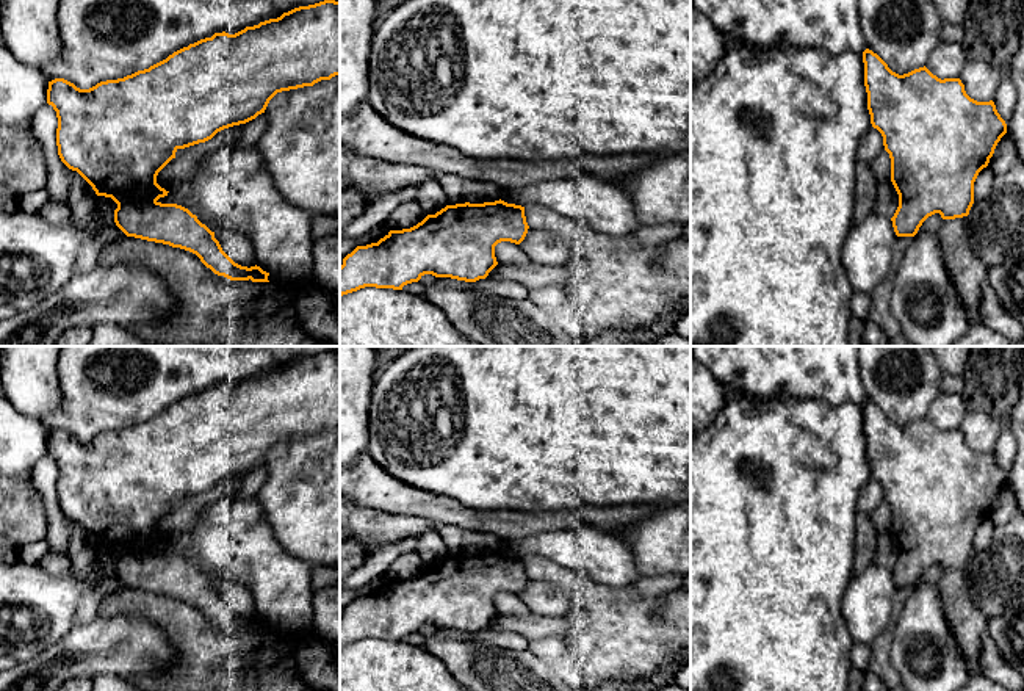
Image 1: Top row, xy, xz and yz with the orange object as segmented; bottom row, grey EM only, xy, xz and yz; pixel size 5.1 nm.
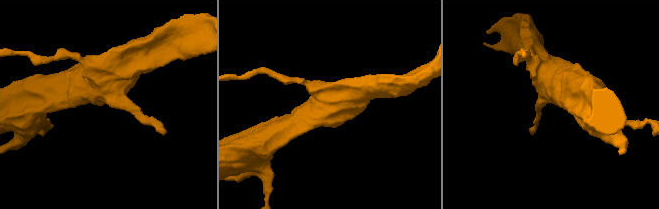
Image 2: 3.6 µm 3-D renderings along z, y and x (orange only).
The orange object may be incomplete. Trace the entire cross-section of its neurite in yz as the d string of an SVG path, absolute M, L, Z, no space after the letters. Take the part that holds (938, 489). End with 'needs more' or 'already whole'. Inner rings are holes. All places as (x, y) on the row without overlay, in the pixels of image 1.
M869 400L863 403L863 414L871 475L883 487L891 509L891 533L899 545L899 558L891 569L896 586L914 588L935 564L943 570L968 567L974 555L974 533L1007 484L994 453L971 450L960 429L941 431L925 417L899 426Z; already whole

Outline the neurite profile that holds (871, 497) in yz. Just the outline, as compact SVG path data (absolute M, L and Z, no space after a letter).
M871 479L858 495L858 512L871 516L885 501L883 487L877 479Z

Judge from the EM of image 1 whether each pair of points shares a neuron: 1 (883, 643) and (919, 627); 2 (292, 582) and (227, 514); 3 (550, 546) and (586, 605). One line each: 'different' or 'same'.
1: different
2: same
3: different

